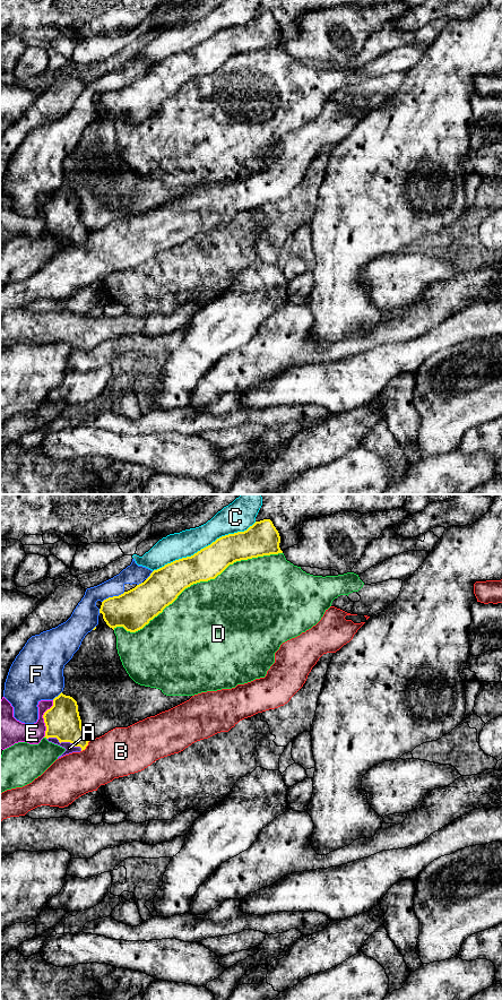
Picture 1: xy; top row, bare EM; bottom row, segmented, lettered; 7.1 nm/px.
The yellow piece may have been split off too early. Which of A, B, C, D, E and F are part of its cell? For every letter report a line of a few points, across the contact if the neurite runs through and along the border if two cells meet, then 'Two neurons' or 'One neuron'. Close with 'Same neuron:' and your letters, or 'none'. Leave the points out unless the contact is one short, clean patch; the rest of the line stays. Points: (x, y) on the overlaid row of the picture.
A: One neuron
B: Line: xy (89, 740), (81, 751). Two neurons
C: Two neurons
D: Two neurons
E: Line: xy (53, 700), (43, 715), (43, 736). Two neurons
F: Two neurons
Same neuron: A

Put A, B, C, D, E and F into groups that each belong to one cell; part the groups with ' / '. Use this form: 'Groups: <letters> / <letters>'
Groups: A / B / C / D / E / F

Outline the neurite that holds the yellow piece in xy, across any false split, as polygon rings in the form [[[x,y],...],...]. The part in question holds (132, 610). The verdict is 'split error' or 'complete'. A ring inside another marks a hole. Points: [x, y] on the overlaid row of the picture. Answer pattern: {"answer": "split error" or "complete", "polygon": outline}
{"answer": "complete", "polygon": [[[270,519],[256,521],[244,532],[222,536],[193,555],[175,560],[154,570],[144,583],[135,588],[119,596],[104,600],[99,613],[103,614],[104,621],[113,630],[116,627],[123,627],[127,631],[136,632],[162,613],[185,588],[200,581],[215,579],[236,561],[283,553],[279,543],[279,533]]]}

